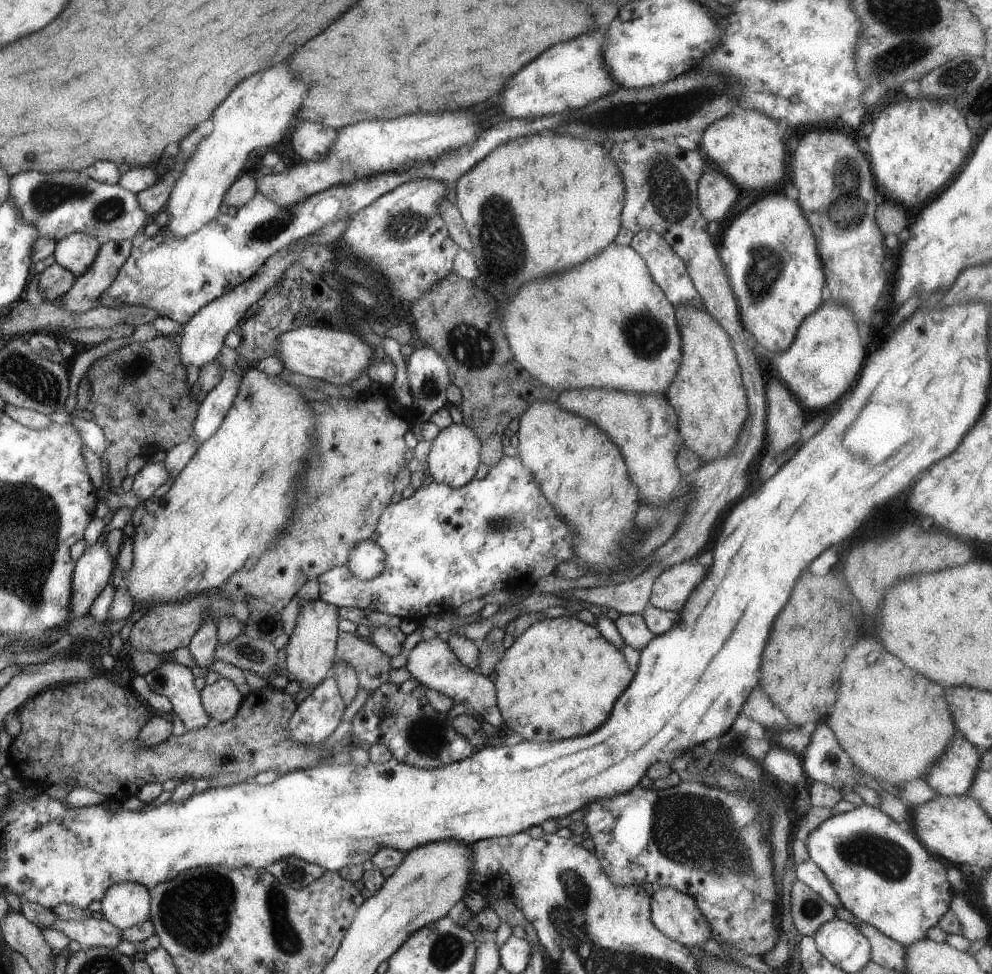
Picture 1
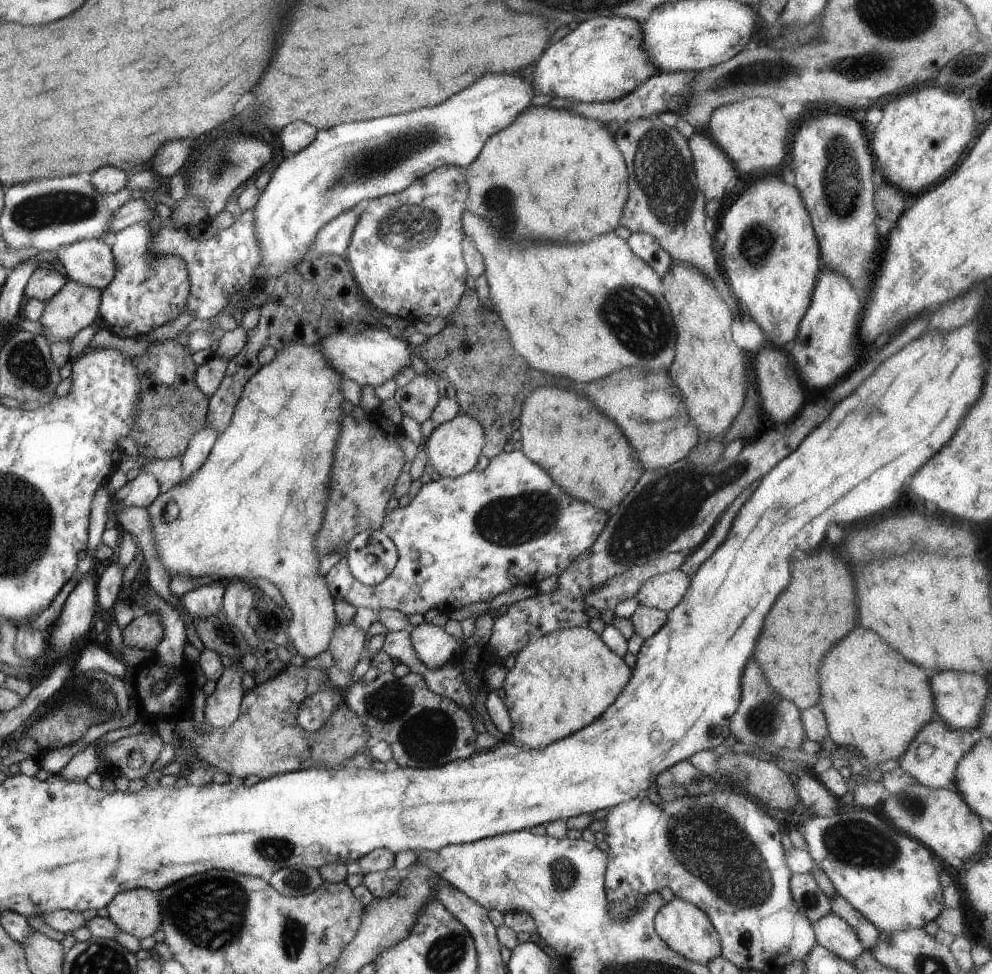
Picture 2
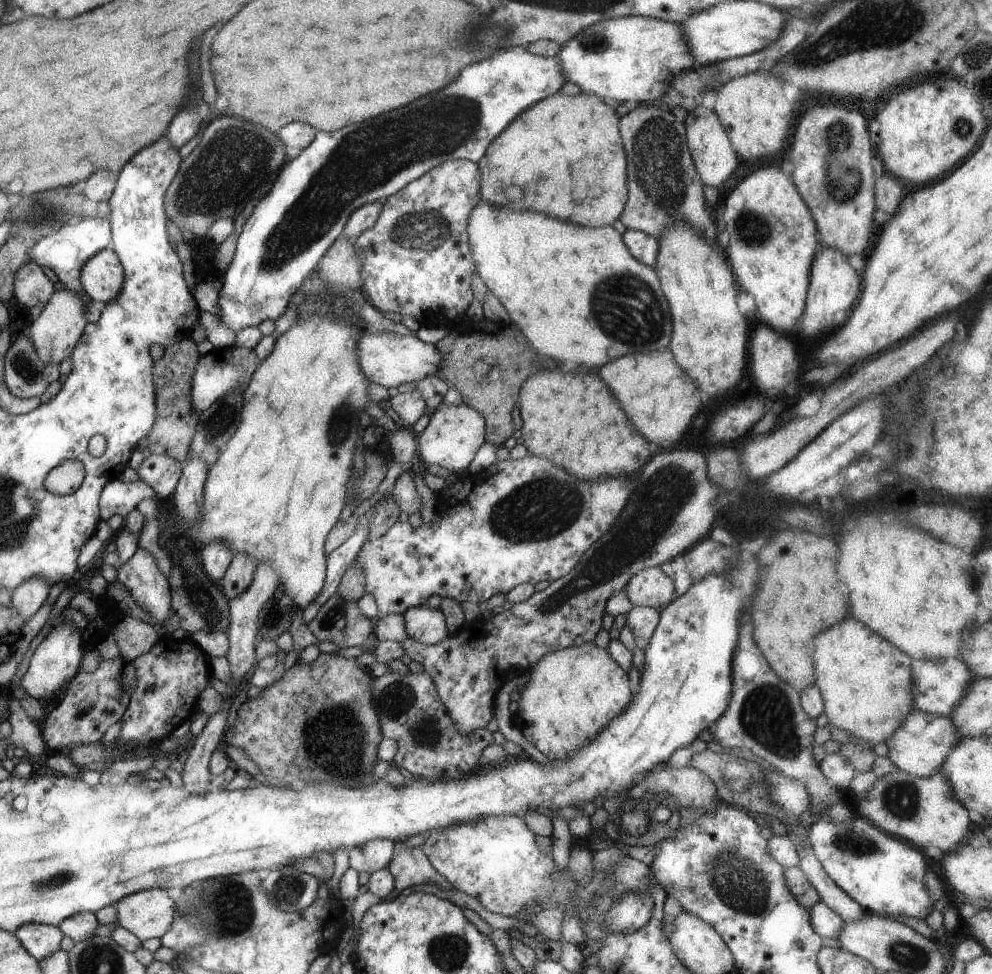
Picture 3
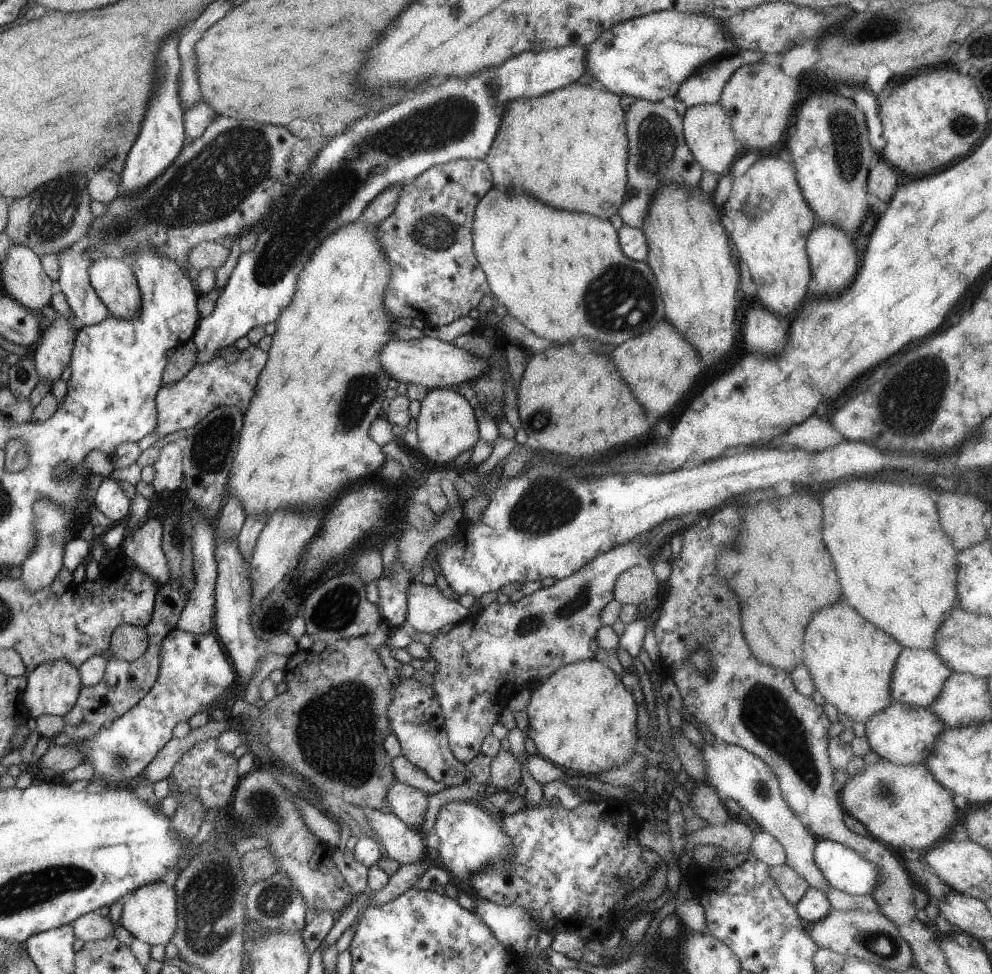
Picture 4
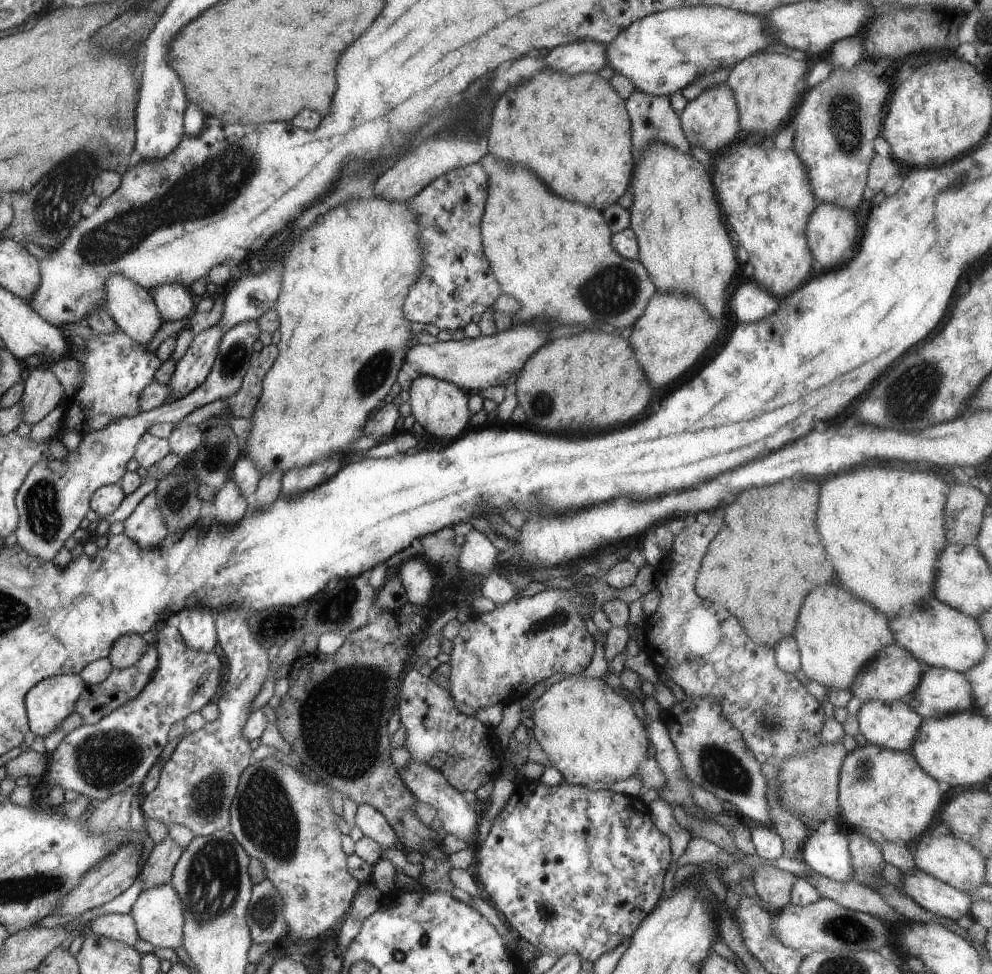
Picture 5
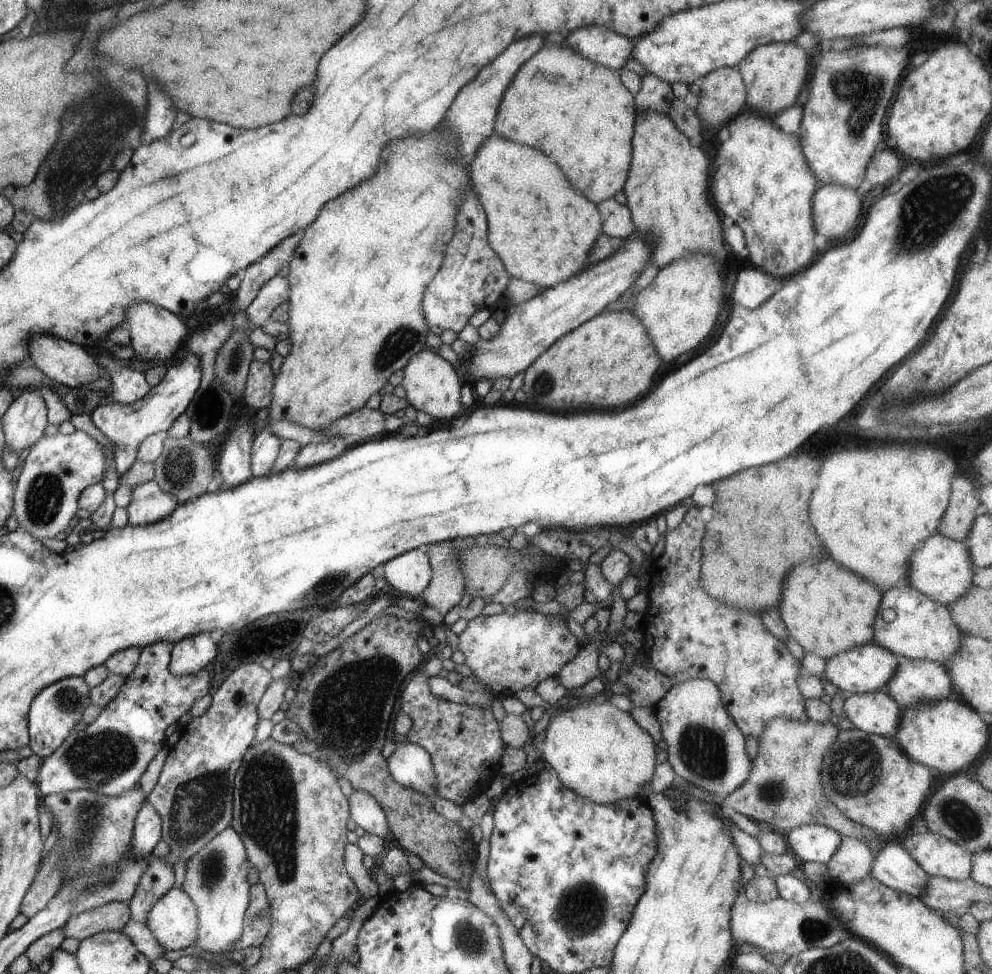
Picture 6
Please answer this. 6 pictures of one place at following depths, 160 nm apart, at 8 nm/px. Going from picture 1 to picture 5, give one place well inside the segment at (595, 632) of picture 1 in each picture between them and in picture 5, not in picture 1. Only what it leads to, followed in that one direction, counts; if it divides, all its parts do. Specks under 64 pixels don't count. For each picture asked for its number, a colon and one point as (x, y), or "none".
2: (561, 682)
3: (571, 694)
4: (582, 718)
5: (590, 733)

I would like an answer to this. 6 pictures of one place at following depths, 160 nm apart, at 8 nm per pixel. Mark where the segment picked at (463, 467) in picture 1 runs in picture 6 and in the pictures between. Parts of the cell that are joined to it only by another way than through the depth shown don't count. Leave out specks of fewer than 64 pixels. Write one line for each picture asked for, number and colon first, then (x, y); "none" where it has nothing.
2: (454, 447)
3: (452, 438)
4: (447, 425)
5: (441, 407)
6: (431, 383)

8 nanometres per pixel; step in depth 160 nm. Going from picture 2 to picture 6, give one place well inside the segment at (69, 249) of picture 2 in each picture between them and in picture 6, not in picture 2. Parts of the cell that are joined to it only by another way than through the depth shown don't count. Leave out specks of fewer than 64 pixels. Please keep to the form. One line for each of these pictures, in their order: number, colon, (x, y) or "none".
3: (102, 276)
4: (115, 281)
5: (132, 307)
6: (156, 335)

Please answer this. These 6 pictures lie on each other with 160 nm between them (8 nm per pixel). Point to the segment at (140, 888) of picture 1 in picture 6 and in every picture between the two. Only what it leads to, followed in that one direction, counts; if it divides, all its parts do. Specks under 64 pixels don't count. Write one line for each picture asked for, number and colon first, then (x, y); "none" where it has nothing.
2: (138, 912)
3: (149, 913)
4: (150, 913)
5: (159, 913)
6: (174, 920)

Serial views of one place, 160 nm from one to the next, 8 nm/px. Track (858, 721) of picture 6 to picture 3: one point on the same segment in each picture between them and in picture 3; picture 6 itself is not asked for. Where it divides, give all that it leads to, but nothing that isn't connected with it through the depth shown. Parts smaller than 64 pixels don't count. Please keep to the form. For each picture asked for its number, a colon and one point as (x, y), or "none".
3: (919, 746)
4: (904, 734)
5: (893, 725)

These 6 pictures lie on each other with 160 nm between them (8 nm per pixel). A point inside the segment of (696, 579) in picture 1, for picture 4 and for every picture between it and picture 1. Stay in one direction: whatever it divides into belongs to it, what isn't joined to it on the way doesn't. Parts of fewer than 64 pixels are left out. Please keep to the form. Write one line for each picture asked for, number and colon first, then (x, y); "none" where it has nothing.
2: (663, 591)
3: (651, 587)
4: (637, 584)

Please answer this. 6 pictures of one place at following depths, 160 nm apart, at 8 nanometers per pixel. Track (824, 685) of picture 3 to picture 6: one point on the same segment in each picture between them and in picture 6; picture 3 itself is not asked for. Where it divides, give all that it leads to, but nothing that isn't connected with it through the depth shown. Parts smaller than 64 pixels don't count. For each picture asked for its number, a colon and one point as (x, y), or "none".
4: (850, 661)
5: (837, 635)
6: (827, 609)

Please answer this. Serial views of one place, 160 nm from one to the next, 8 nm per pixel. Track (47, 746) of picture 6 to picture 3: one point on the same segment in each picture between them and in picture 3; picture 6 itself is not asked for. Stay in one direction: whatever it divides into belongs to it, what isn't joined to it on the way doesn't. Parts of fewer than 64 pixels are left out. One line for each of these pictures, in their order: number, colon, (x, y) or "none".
3: (56, 661)
4: (53, 687)
5: (49, 703)

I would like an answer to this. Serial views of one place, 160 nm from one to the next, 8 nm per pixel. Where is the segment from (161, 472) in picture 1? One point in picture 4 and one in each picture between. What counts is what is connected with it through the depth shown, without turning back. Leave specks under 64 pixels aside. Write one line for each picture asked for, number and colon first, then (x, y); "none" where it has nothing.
2: (142, 491)
3: (119, 497)
4: (111, 499)

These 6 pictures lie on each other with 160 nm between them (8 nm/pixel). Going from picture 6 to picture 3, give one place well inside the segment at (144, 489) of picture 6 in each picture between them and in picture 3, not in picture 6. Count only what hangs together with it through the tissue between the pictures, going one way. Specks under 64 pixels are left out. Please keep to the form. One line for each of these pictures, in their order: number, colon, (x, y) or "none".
3: (140, 574)
4: (144, 545)
5: (146, 525)

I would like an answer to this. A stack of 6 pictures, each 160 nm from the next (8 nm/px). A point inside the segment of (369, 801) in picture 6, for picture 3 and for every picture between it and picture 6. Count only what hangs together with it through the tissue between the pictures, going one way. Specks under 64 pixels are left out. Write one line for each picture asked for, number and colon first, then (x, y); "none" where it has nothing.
3: (409, 866)
4: (402, 843)
5: (372, 823)

